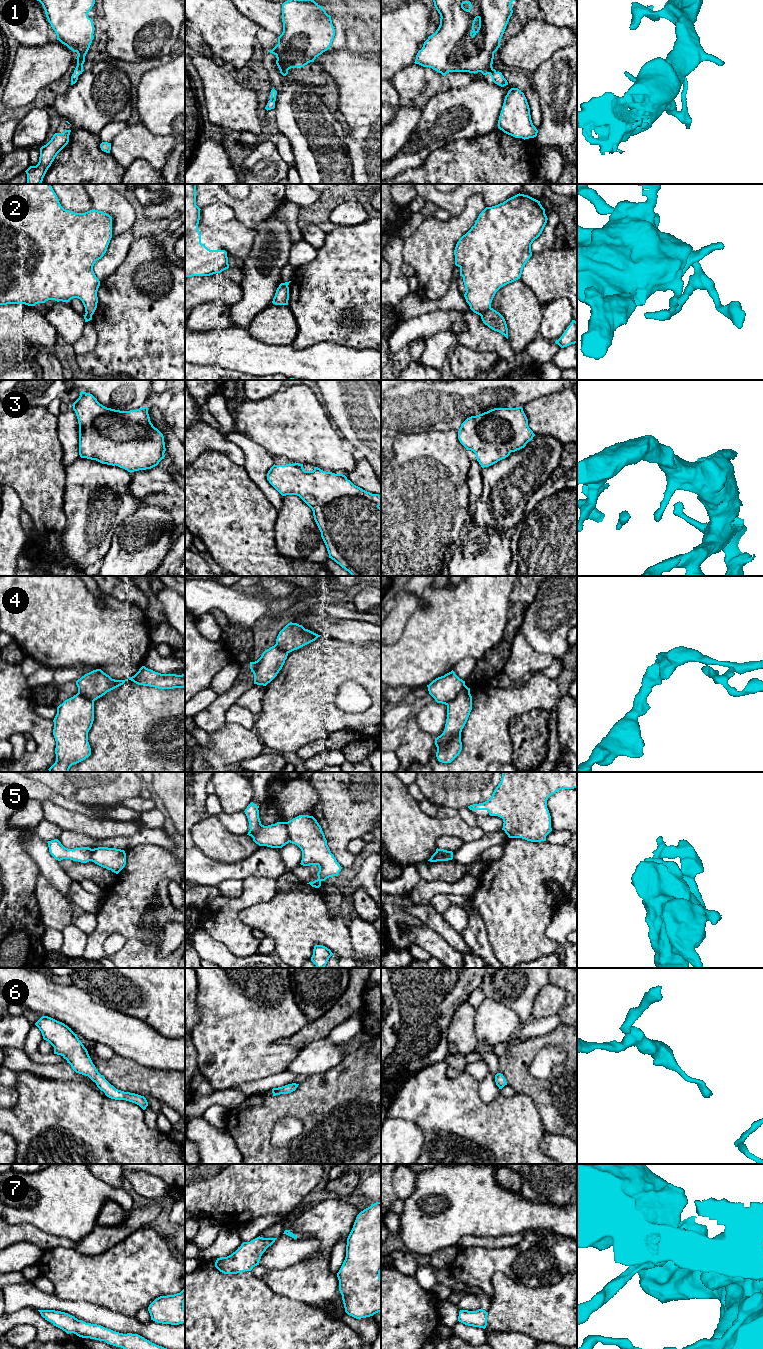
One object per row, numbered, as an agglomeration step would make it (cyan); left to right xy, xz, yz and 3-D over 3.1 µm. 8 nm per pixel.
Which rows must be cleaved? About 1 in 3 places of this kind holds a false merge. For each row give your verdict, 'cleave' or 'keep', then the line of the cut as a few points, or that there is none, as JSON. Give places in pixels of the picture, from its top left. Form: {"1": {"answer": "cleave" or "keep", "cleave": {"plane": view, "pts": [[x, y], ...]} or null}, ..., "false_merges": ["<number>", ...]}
{"1": {"answer": "keep", "cleave": null}, "2": {"answer": "cleave", "cleave": {"plane": "yz", "pts": [[490, 307], [480, 315]]}}, "3": {"answer": "keep", "cleave": null}, "4": {"answer": "cleave", "cleave": {"plane": "yz", "pts": [[465, 685], [446, 704]]}}, "5": {"answer": "cleave", "cleave": {"plane": "xz", "pts": [[285, 822], [289, 841]]}}, "6": {"answer": "keep", "cleave": null}, "7": {"answer": "keep", "cleave": null}, "false_merges": ["2", "4", "5"]}

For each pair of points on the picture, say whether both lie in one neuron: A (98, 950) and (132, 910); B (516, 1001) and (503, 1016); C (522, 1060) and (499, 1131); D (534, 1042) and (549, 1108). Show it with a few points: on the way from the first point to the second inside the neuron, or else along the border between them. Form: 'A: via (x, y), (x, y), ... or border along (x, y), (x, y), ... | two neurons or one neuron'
A: via (98, 939), (121, 915) | one neuron
B: border along (488, 998), (508, 1006), (517, 1015), (522, 1024) | two neurons
C: border along (516, 1092), (526, 1094), (535, 1106) | two neurons
D: via (521, 1058), (521, 1075), (538, 1092) | one neuron

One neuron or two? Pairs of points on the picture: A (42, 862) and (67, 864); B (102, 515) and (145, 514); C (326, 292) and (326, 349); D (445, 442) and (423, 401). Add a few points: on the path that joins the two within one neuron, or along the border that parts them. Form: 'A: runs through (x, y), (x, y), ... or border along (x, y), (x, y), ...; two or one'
A: border along (58, 861), (61, 868), (73, 880); two
B: border along (140, 503), (120, 525); two
C: border along (349, 346), (317, 342), (303, 348); two
D: border along (457, 430), (428, 429), (416, 433); two

